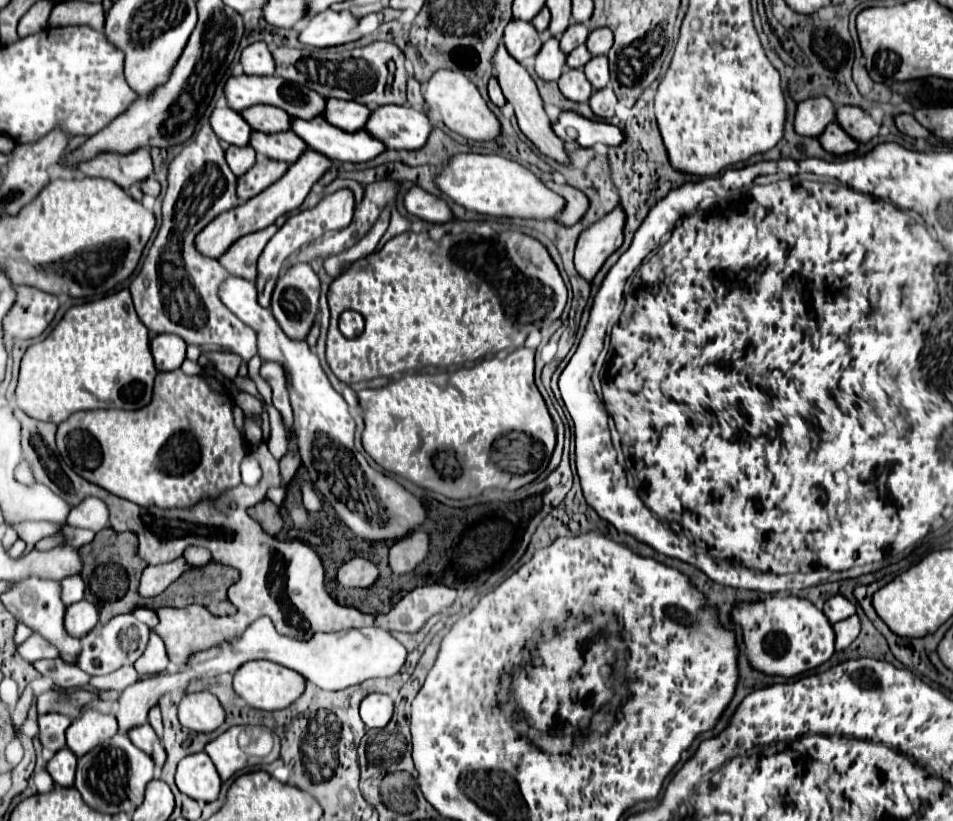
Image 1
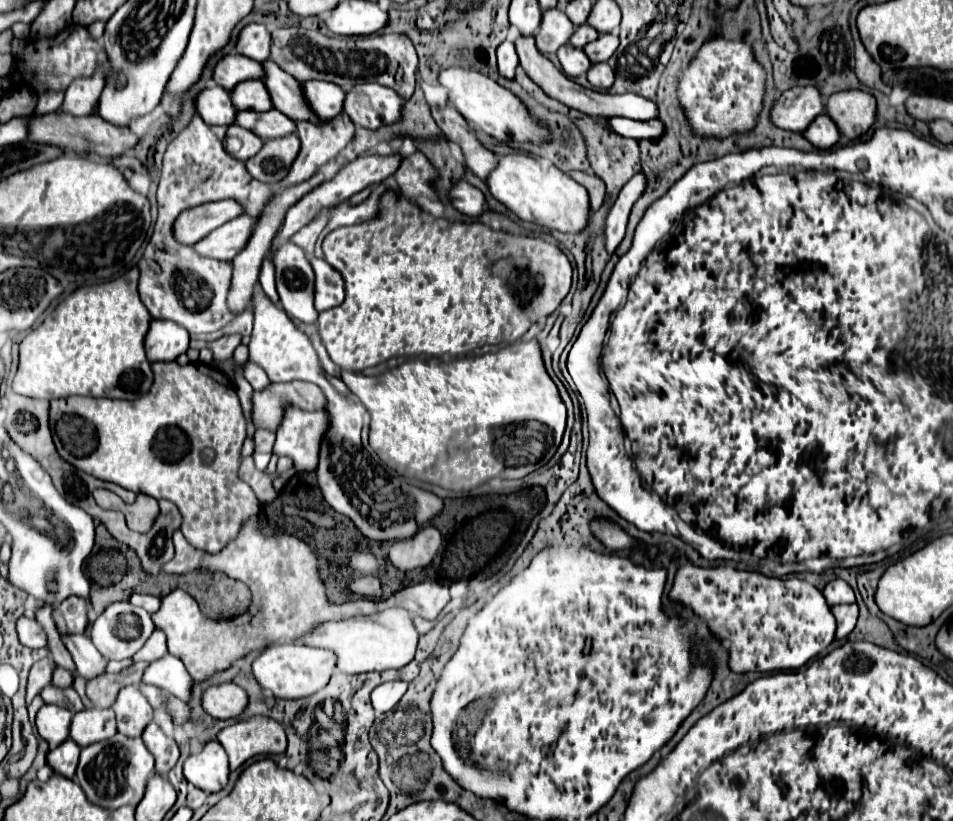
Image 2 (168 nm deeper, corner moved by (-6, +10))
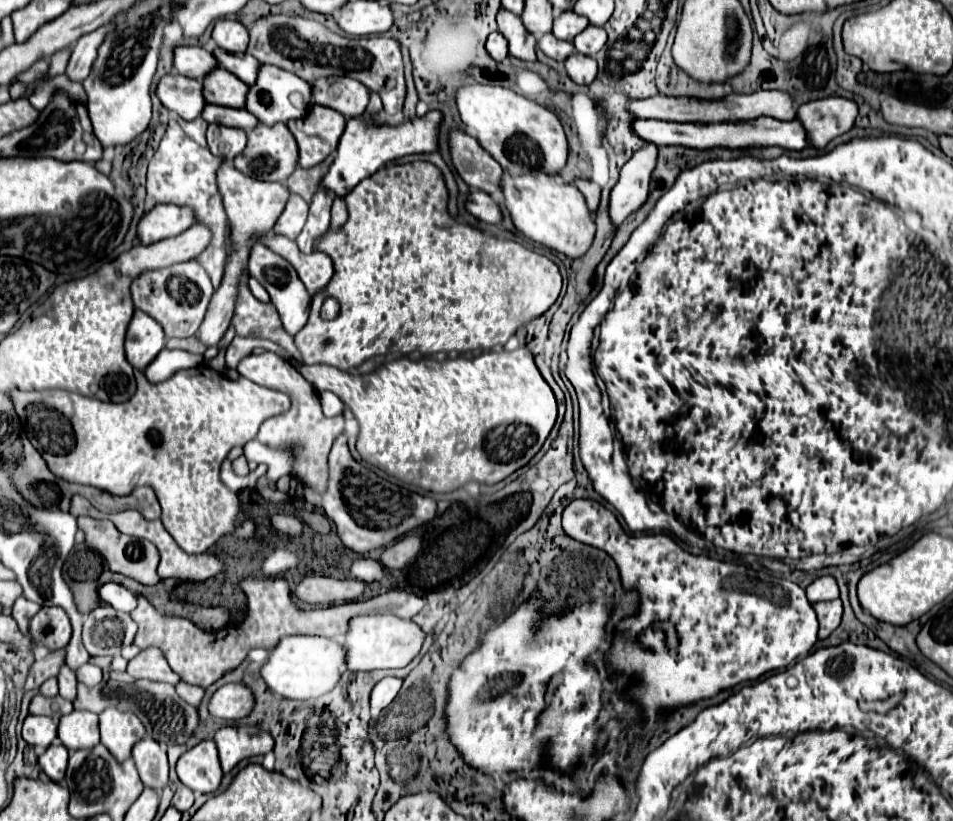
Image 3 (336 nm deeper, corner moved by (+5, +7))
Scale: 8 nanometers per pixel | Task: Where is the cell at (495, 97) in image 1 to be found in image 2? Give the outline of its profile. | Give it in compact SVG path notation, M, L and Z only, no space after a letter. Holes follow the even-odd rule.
M502 42L498 48L498 70L500 76L506 80L514 80L514 70L518 68L518 54L514 50L514 44Z

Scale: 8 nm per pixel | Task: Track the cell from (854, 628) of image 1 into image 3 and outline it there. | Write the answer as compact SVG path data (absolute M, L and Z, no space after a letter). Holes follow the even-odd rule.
M833 599L833 601L821 601L821 603L813 603L813 609L817 613L819 619L819 639L829 637L841 623L841 599Z

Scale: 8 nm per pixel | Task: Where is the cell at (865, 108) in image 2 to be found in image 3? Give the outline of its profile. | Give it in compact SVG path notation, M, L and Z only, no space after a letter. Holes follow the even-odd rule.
M825 97L803 103L797 119L803 123L807 141L815 149L823 149L831 139L847 133L857 117L857 105L843 97Z

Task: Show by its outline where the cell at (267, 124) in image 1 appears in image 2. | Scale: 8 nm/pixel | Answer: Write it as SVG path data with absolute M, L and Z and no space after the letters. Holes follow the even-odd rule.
M248 80L244 84L238 84L232 92L232 102L236 102L238 110L254 110L254 112L268 112L274 108L270 92L264 82L260 80Z

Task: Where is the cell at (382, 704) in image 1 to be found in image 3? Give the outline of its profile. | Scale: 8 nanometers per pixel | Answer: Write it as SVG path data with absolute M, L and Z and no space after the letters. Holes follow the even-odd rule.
M385 677L381 679L375 687L373 687L373 693L371 693L371 709L373 713L377 715L381 709L385 709L399 693L401 689L401 683L403 679L397 679L397 677Z

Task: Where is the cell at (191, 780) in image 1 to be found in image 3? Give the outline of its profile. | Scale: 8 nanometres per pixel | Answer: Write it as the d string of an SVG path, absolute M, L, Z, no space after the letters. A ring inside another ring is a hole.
M201 741L185 751L177 761L177 775L183 785L199 793L217 791L223 771L217 757L215 741Z

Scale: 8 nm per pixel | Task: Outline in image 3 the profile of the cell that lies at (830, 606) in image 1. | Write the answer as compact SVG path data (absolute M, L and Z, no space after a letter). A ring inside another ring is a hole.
M825 575L825 577L815 579L805 591L807 591L807 599L809 599L811 603L831 601L831 599L837 599L837 597L839 597L837 581L835 581L835 577L831 577L831 575Z

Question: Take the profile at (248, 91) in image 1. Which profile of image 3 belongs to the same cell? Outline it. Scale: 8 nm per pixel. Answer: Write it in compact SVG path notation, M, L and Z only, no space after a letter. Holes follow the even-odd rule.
M179 45L173 49L173 69L175 73L181 73L191 79L203 79L213 67L217 67L215 57L211 51L203 47L189 47L189 45Z

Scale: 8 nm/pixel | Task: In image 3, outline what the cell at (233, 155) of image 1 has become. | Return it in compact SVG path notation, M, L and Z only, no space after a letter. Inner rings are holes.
M209 125L207 145L213 151L213 155L225 161L233 161L245 149L245 131L237 127Z

